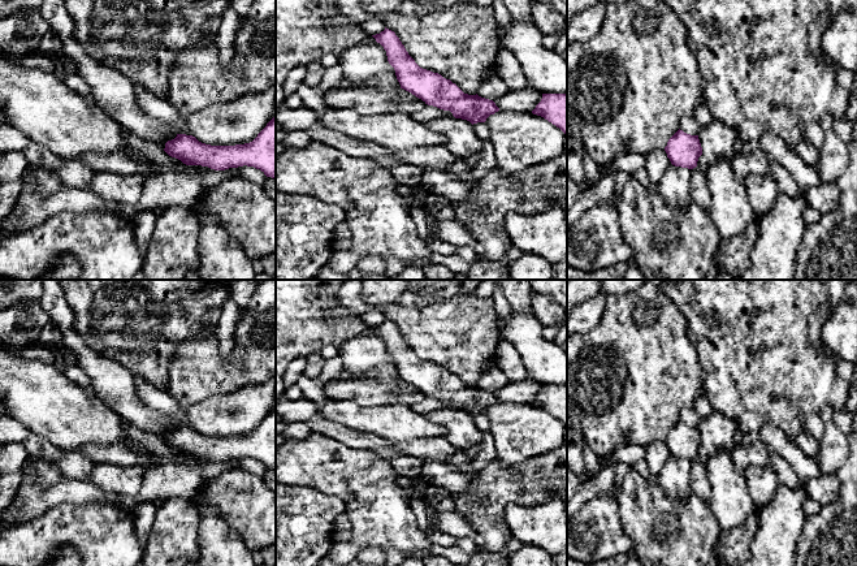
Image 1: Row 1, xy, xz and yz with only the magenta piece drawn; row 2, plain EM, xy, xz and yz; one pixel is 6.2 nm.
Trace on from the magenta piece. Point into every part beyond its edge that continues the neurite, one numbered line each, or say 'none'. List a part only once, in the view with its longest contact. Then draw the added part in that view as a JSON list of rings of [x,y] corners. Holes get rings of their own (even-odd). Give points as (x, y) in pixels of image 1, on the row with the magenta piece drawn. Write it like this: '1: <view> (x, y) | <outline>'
none

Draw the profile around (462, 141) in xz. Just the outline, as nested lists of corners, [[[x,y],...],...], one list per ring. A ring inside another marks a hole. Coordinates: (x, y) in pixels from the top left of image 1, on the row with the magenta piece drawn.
[[[453,116],[430,120],[427,125],[434,130],[440,131],[446,137],[446,147],[458,157],[467,159],[473,154],[480,154],[484,146],[484,141],[480,139],[473,125],[462,118],[455,118]]]

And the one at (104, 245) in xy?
[[[60,212],[0,243],[0,280],[38,280],[62,255],[73,255],[82,269],[78,280],[131,280],[142,268],[133,220],[118,212]]]

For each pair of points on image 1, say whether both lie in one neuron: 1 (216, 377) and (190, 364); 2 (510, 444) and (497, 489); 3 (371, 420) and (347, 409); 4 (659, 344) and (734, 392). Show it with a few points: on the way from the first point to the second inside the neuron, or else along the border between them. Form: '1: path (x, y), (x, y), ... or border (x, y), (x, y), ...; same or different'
1: path (210, 374), (202, 372), (197, 367); same
2: border (533, 456), (510, 465), (501, 465), (496, 459); different
3: path (366, 419), (353, 414); same
4: border (692, 342), (702, 370), (705, 394); different

